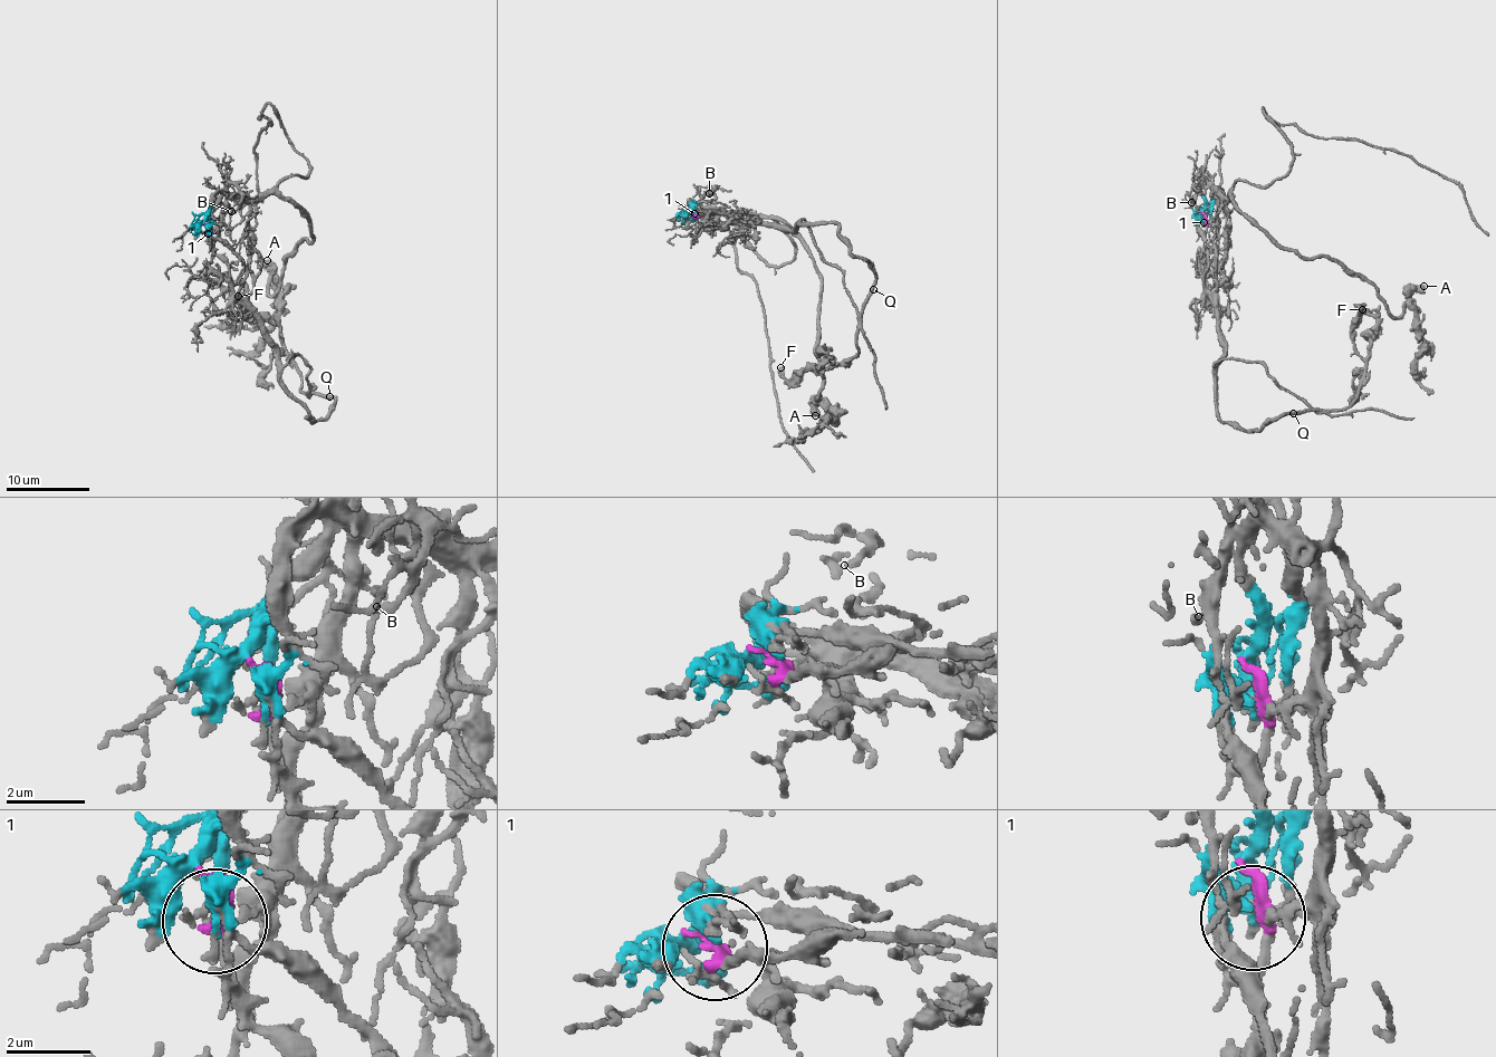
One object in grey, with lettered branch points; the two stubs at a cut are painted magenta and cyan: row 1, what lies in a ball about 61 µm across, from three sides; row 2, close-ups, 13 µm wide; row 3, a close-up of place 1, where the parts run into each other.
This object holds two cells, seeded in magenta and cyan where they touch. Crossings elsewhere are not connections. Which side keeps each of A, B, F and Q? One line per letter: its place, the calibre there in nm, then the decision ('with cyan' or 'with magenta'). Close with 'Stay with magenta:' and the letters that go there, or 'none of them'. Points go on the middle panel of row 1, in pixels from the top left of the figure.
A: (815, 415) | 480 nm | with cyan
B: (709, 193) | 180 nm | with cyan
F: (780, 367) | 440 nm | with magenta
Q: (873, 289) | 320 nm | with magenta
Stay with magenta: F, Q

